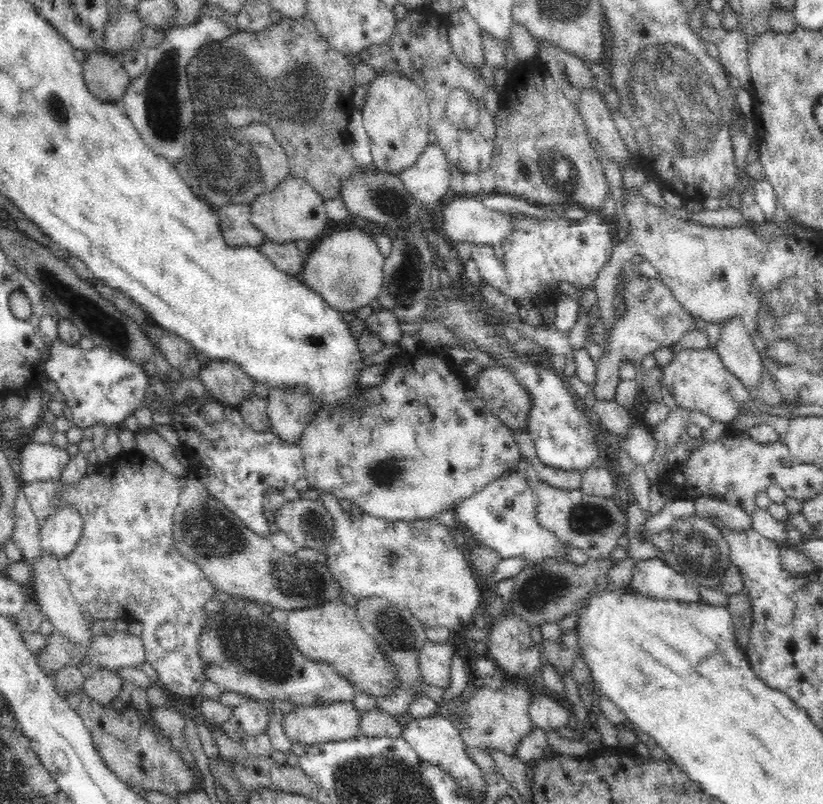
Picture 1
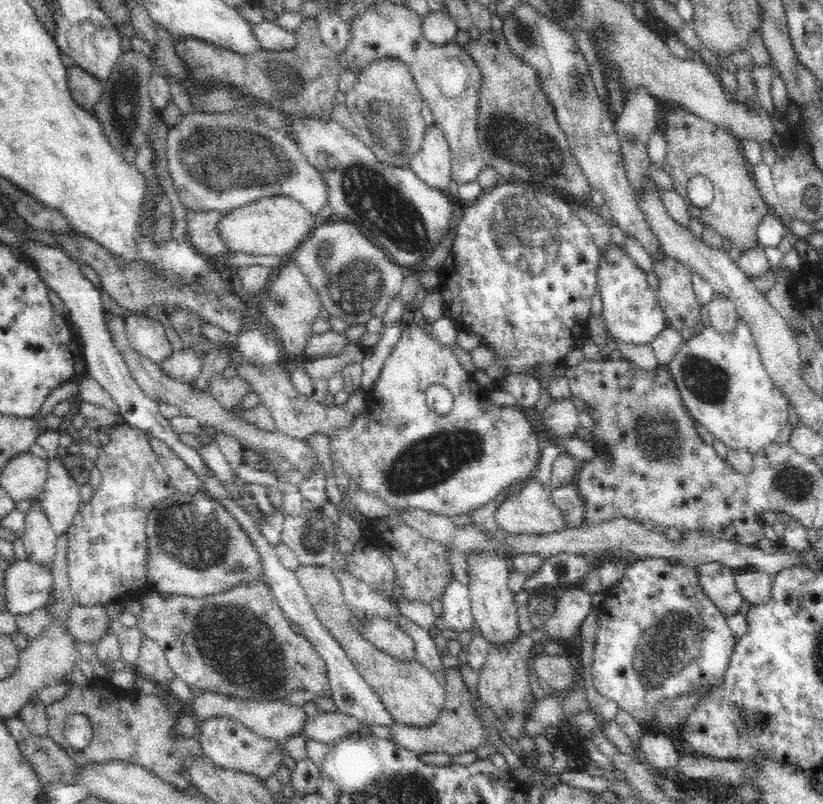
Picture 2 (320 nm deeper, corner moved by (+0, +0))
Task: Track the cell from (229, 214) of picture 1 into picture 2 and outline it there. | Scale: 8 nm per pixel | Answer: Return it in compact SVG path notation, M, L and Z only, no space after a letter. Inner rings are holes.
M187 210L186 235L192 242L192 247L202 255L213 257L226 256L233 253L227 244L224 244L223 236L220 236L219 224L223 220L223 212L212 210L209 212L194 212Z

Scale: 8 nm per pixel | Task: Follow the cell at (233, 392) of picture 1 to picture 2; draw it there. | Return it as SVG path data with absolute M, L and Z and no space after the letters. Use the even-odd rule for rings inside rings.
M191 348L172 351L172 354L158 365L164 374L186 383L192 383L203 367L202 360L197 358Z

